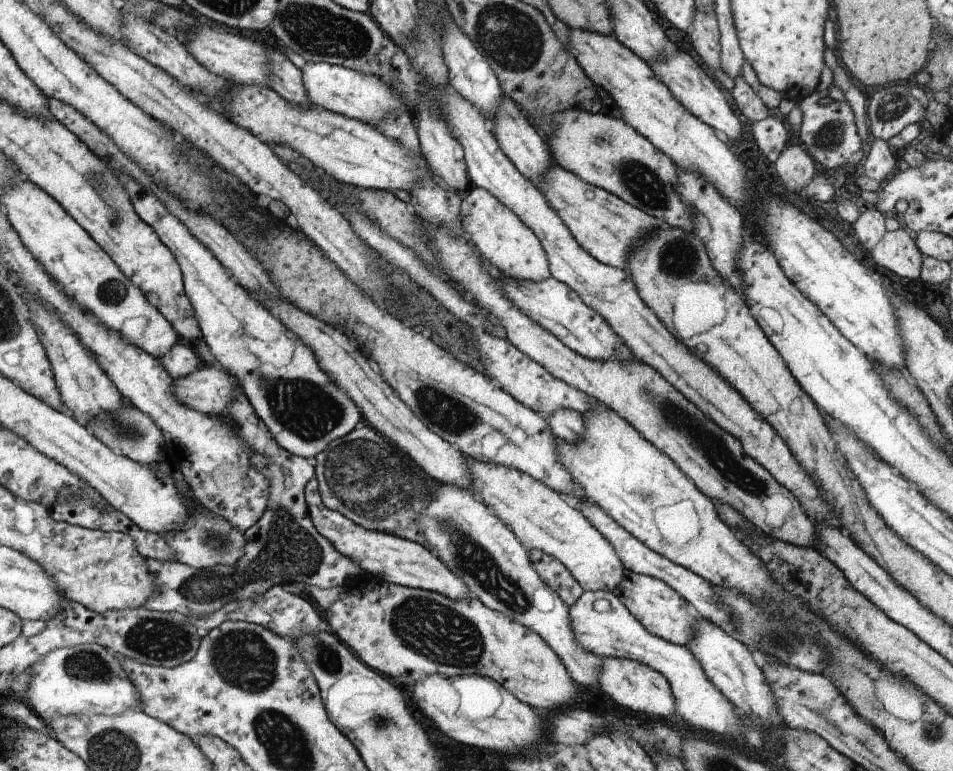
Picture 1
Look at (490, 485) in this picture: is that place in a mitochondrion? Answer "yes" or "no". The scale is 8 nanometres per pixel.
no

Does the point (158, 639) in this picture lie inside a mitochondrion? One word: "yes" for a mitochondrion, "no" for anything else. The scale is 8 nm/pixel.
yes

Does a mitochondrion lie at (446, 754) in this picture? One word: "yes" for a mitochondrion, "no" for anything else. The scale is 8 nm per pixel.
no

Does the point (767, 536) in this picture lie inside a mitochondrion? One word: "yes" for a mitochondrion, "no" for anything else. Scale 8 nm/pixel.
no

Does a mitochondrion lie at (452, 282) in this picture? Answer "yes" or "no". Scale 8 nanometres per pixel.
no

